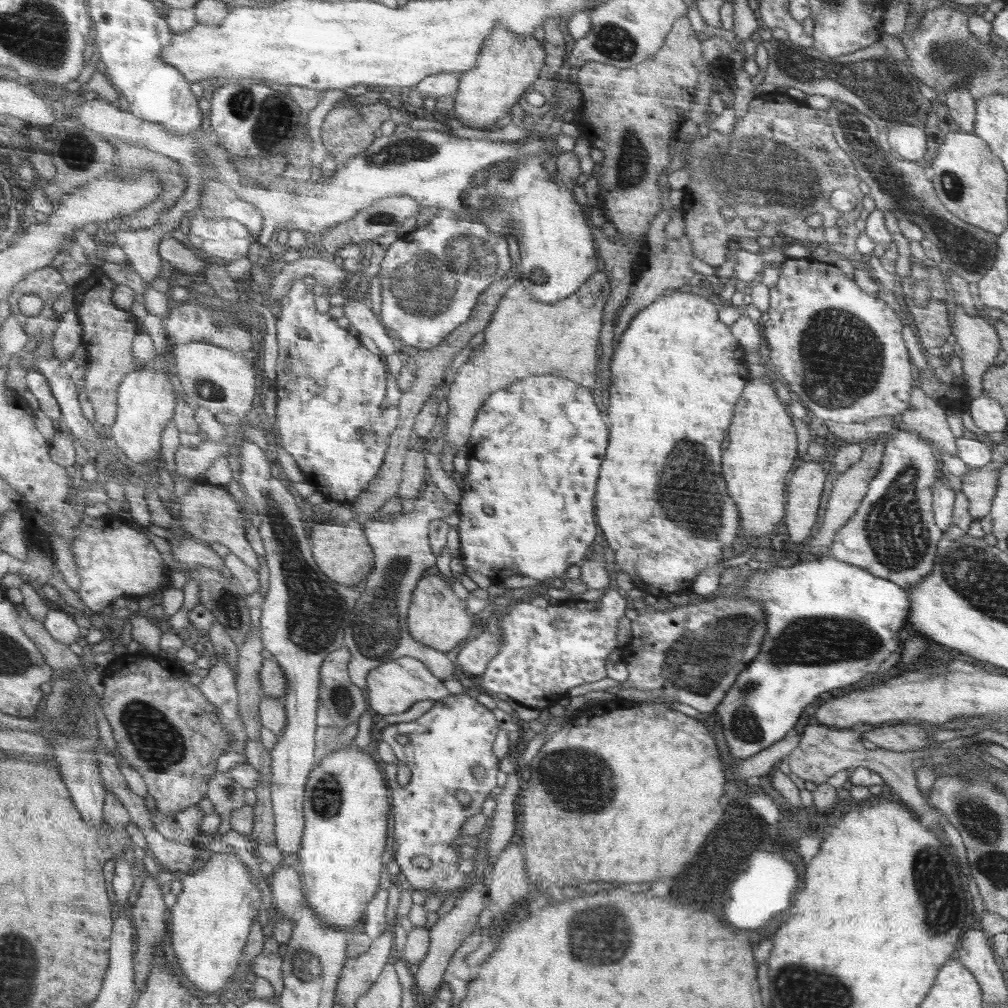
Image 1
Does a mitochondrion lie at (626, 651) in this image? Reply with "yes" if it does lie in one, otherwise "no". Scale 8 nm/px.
no

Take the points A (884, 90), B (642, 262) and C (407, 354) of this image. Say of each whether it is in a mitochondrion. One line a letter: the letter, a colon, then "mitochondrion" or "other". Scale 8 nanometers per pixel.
A: mitochondrion
B: other
C: other

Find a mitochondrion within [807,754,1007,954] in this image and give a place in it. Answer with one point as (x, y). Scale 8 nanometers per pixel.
(932, 875)

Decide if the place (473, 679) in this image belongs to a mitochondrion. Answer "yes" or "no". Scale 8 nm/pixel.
no

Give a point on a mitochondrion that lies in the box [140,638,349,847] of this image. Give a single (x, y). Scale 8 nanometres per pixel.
(327, 797)

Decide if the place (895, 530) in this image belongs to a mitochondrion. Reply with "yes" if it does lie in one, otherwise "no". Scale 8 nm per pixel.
yes

